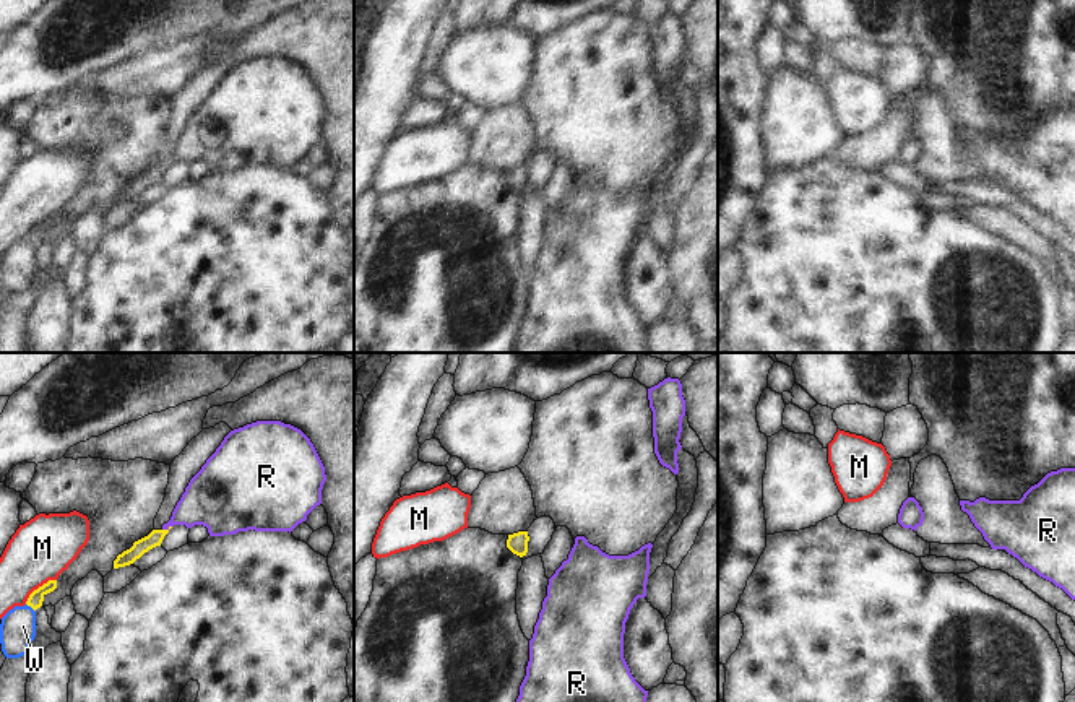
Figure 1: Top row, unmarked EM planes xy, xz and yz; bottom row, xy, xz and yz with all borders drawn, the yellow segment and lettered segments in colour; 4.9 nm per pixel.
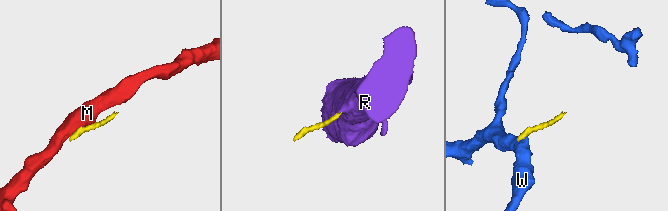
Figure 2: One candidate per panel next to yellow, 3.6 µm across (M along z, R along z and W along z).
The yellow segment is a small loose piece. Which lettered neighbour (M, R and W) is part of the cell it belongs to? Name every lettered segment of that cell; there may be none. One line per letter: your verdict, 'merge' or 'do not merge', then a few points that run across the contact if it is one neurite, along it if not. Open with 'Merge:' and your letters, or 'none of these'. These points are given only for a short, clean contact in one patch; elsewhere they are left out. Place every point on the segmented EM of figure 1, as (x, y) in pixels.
Merge: R
M: do not merge | xy (56, 579), (39, 585), (25, 603)
R: merge | xy (155, 538), (166, 530), (182, 514), (207, 501)
W: do not merge | xy (26, 603), (34, 611)

